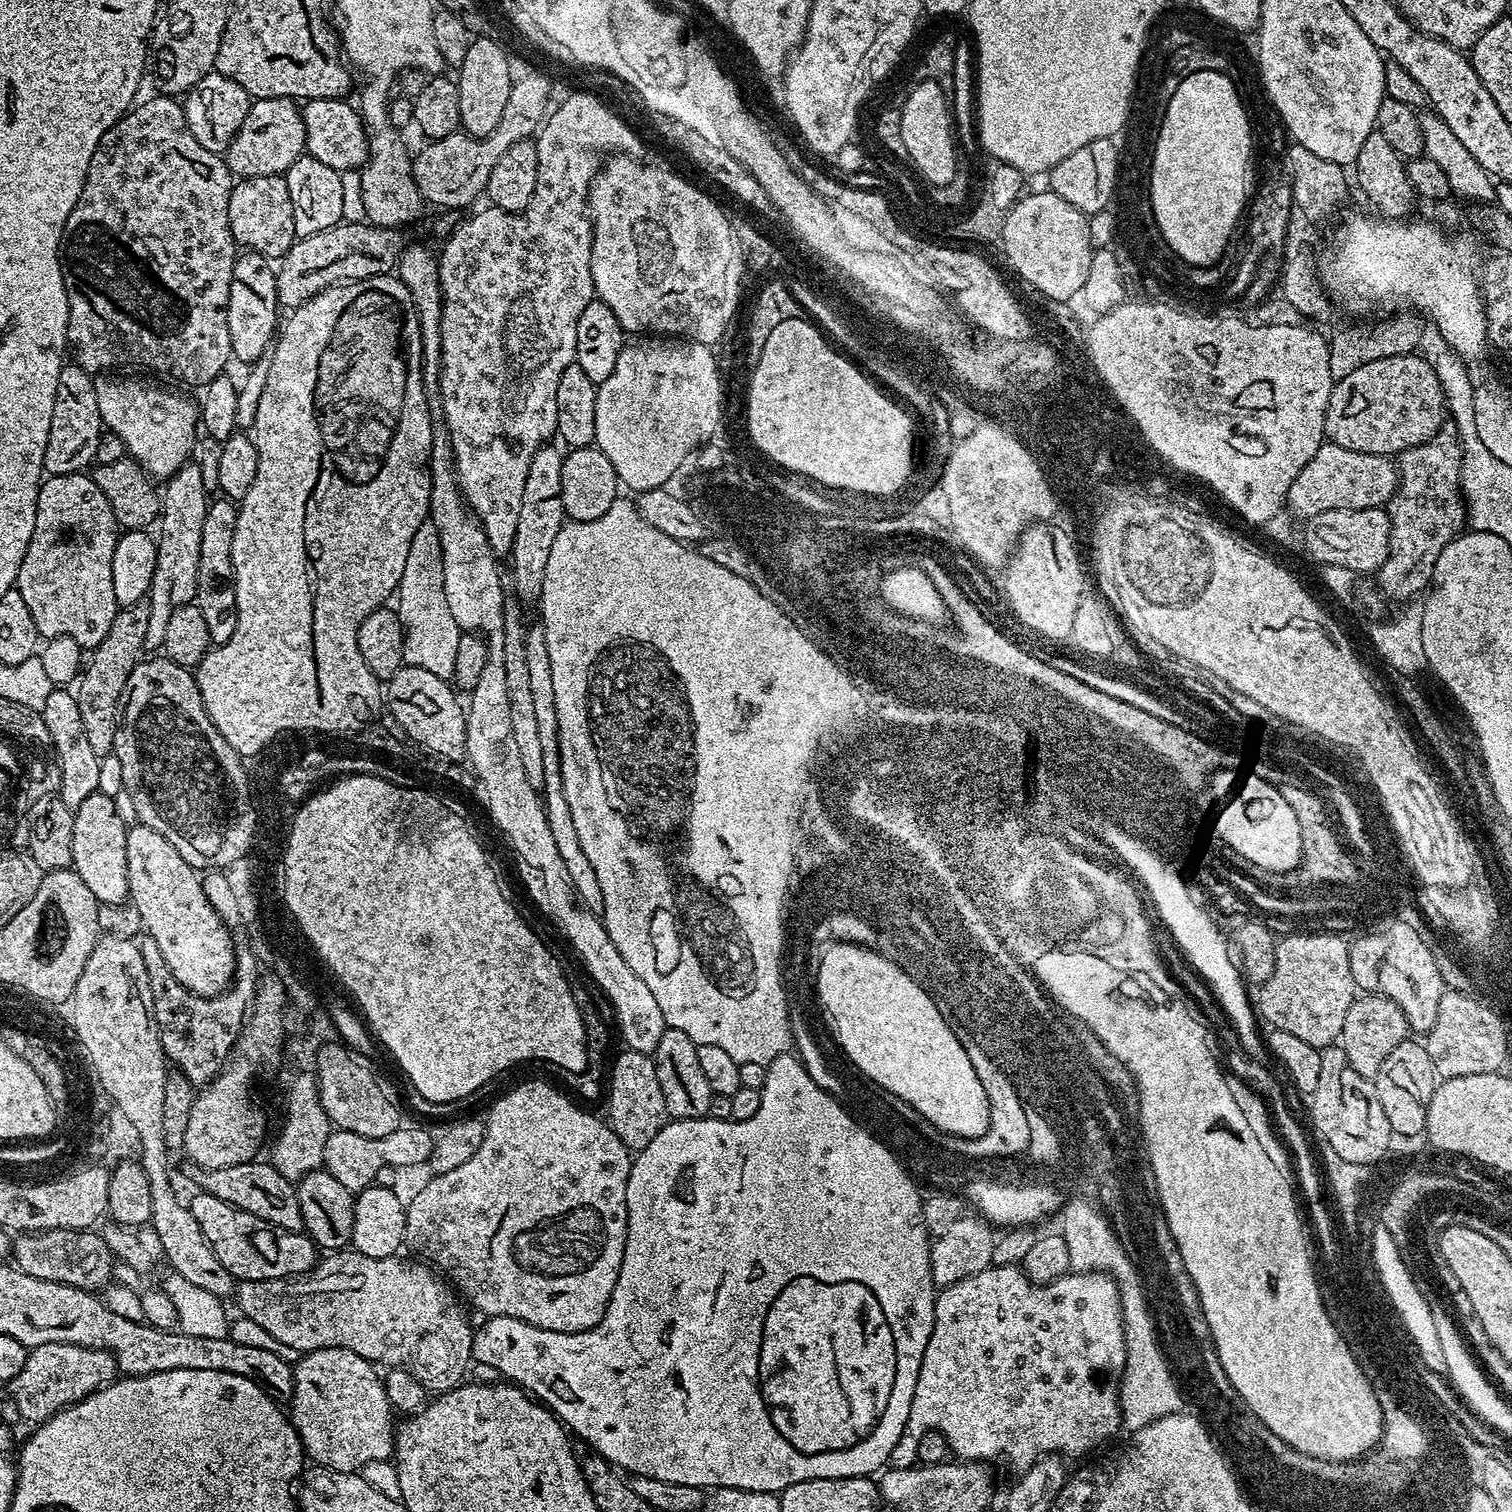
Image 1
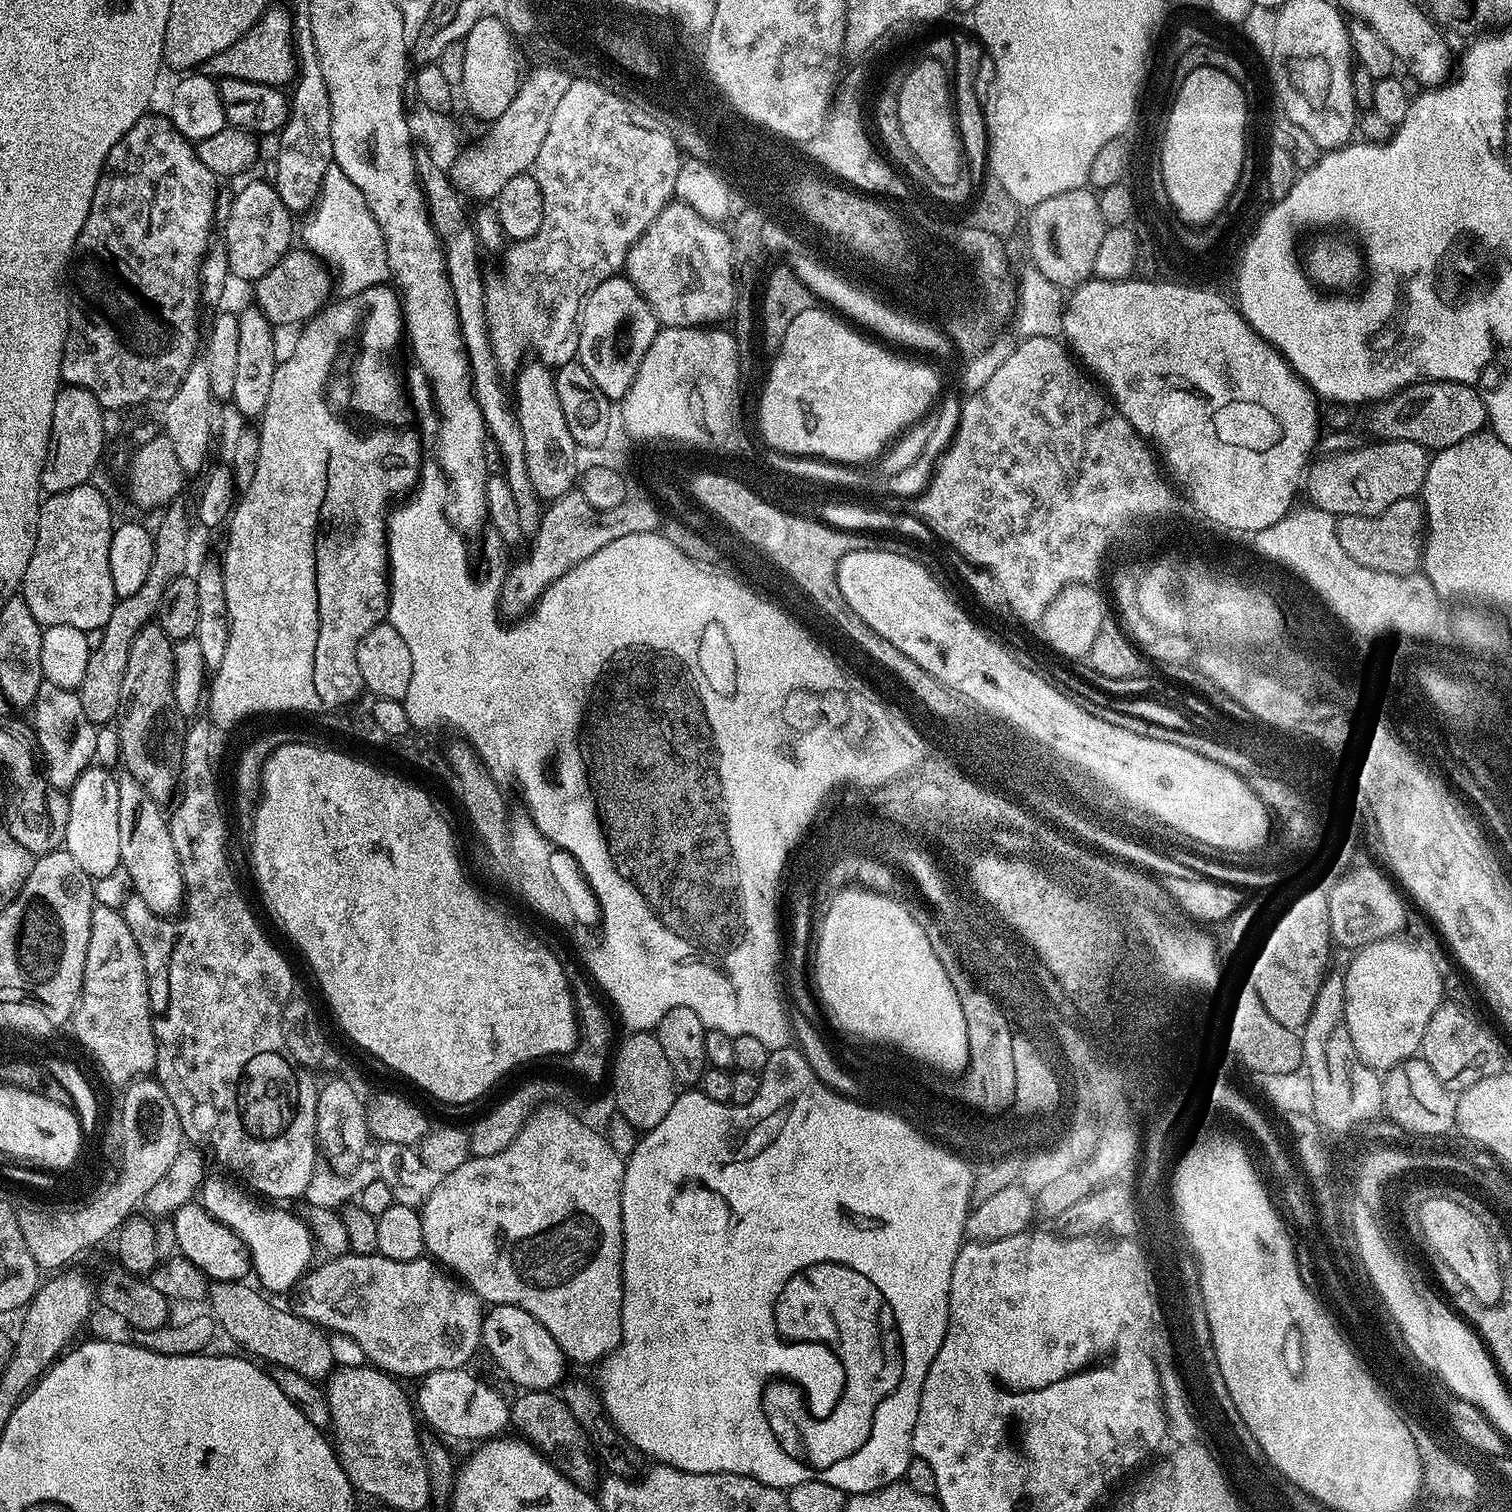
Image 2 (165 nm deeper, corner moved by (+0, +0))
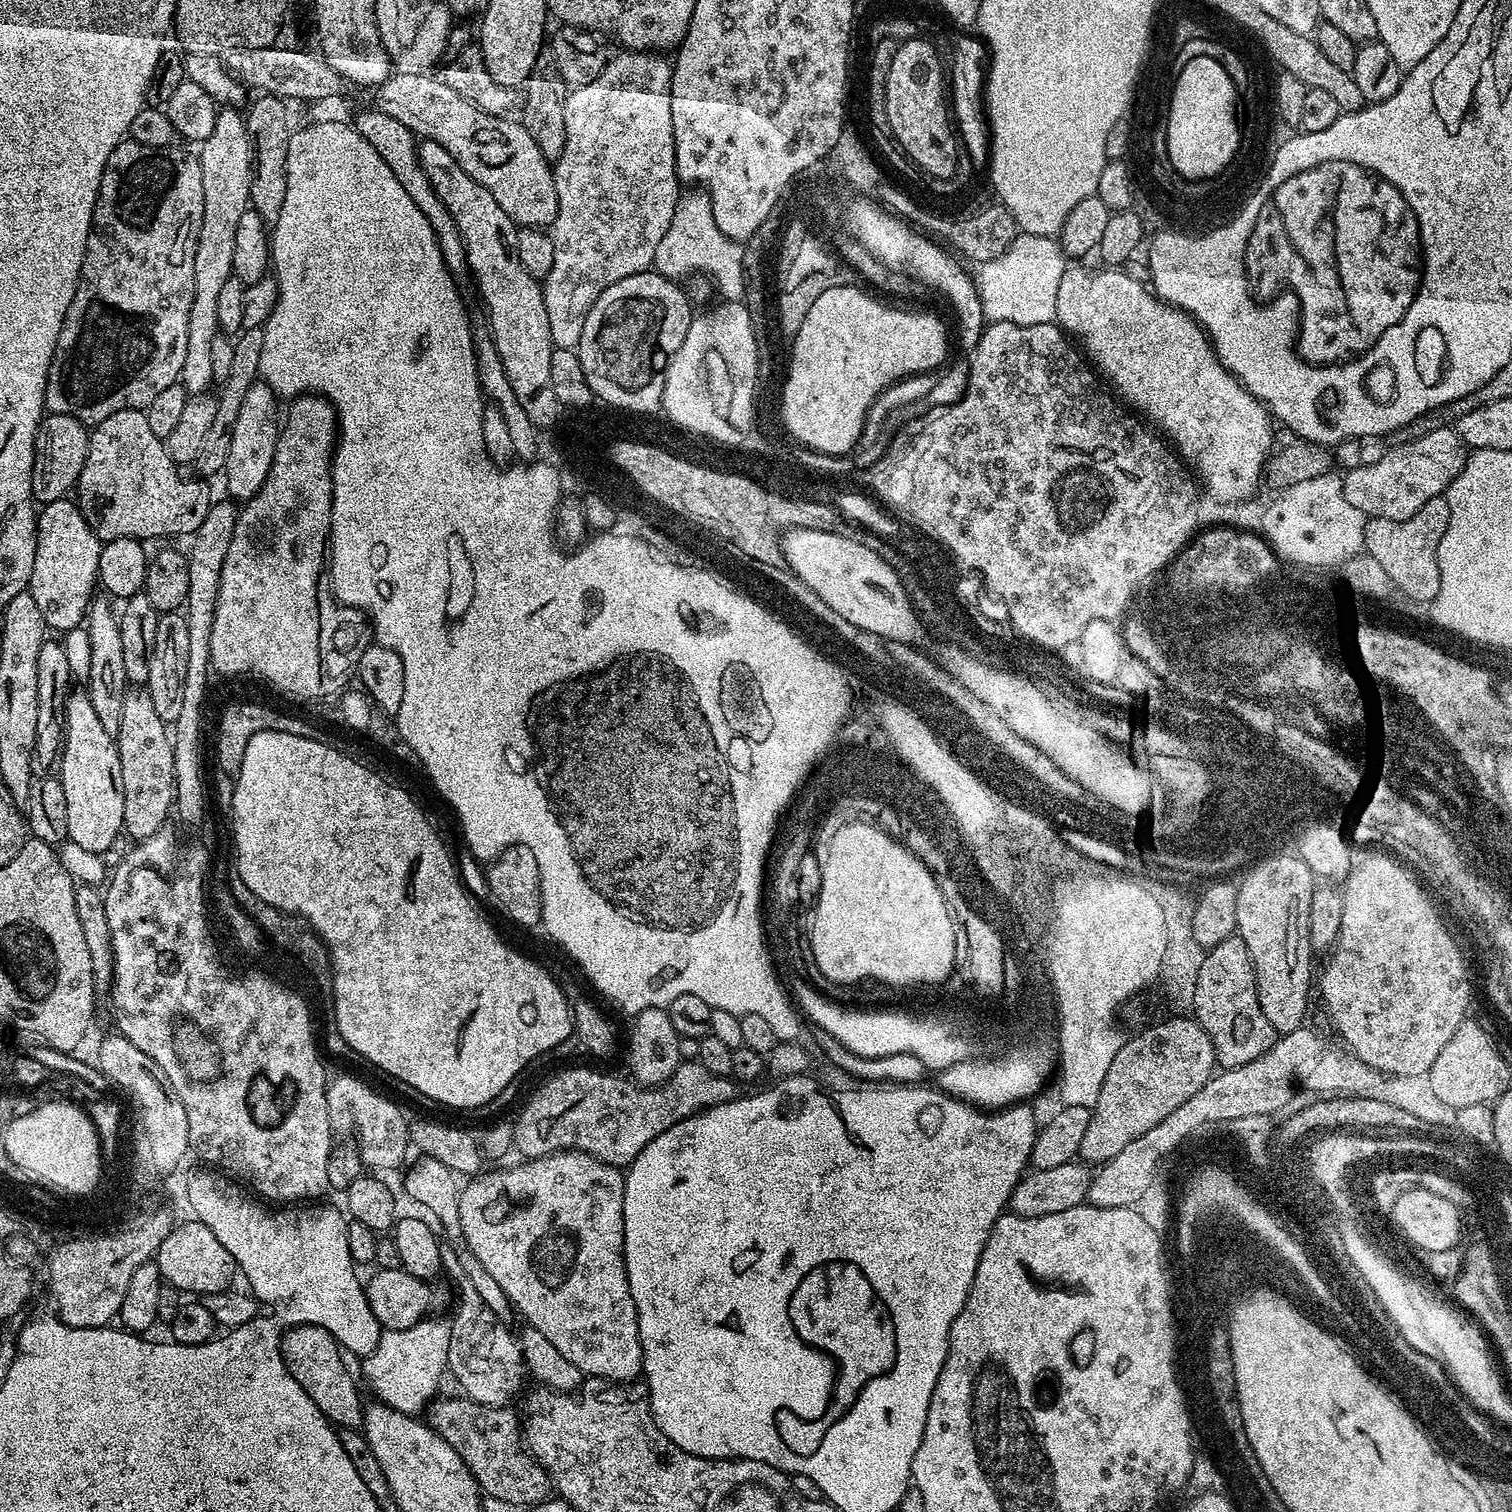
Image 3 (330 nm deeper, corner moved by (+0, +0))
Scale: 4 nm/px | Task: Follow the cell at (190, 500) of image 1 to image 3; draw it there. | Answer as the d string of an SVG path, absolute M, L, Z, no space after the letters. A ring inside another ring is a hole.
M224 106L216 113L214 134L199 145L198 159L202 170L202 226L198 230L198 242L194 250L194 302L190 302L190 330L186 334L186 362L182 362L179 383L188 394L204 394L213 387L213 341L221 335L218 322L218 294L226 280L233 276L234 234L238 231L238 222L242 214L249 211L250 180L252 172L252 142L248 136L247 122L243 111L235 112L235 107Z

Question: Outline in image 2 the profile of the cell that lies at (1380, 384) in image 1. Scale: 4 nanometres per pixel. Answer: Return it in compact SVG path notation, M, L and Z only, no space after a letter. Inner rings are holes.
M1451 380L1414 384L1391 402L1381 403L1379 408L1376 428L1385 432L1385 437L1409 440L1429 450L1449 448L1462 442L1462 438L1479 436L1489 423L1488 407L1479 391L1473 385L1454 384Z

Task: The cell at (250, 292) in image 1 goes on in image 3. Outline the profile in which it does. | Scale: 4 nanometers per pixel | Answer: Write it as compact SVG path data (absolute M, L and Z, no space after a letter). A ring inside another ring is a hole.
M255 382L246 392L246 396L239 407L238 418L234 421L233 438L230 441L229 454L226 455L225 466L222 471L222 479L228 487L227 495L236 502L247 502L262 490L262 482L266 482L266 474L270 474L270 462L274 462L274 450L276 438L280 435L282 427L282 408L278 405L278 397L269 384Z

